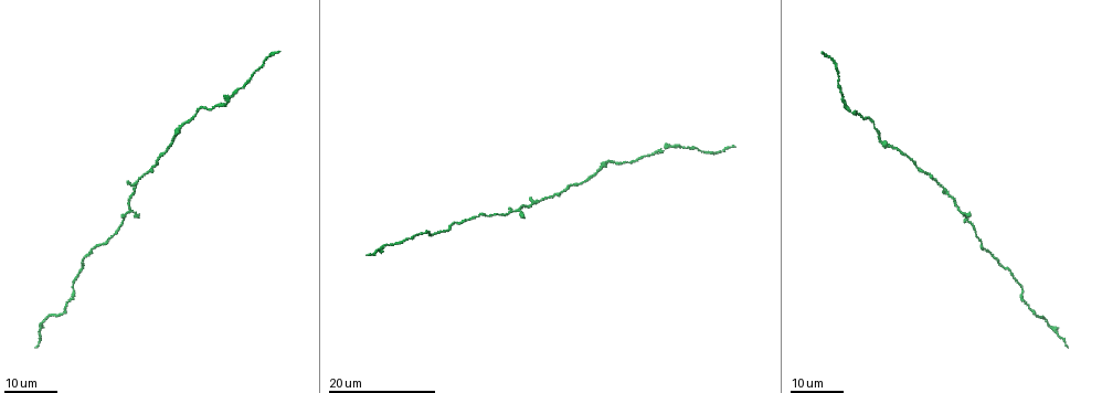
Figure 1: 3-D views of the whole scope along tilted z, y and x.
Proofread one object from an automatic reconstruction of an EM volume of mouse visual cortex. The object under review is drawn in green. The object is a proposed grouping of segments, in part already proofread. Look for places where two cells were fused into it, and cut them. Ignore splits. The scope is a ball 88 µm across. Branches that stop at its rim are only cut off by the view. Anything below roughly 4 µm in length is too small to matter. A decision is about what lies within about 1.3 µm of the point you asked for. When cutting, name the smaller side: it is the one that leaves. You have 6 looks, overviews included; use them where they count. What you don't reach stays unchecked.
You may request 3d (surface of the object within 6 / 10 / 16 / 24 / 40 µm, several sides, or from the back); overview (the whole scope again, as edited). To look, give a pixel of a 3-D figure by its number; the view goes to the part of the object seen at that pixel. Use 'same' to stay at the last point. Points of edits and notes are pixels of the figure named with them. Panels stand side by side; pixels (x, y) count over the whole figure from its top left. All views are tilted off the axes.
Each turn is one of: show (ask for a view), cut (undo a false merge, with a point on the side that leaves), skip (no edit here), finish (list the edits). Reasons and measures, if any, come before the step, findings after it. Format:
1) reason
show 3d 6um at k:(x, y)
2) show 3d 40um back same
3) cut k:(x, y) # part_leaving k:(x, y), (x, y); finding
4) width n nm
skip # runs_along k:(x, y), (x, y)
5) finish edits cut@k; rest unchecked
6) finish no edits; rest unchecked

show 3d 16um at 1:(1016, 282)

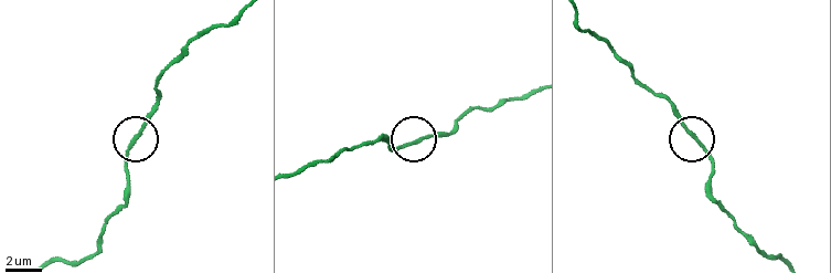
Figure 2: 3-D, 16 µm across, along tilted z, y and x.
show 3d 6um at 2:(417, 139)

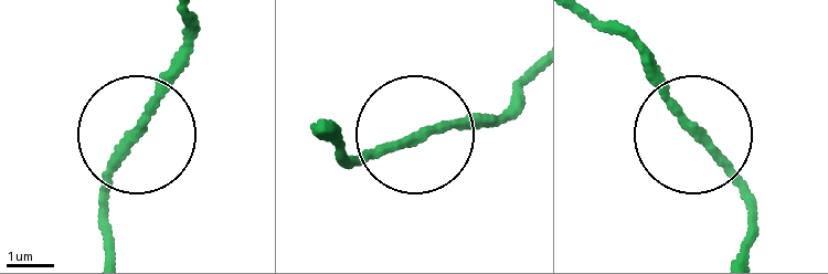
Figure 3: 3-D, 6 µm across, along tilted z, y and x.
show 3d 6um back at 3:(416, 136)

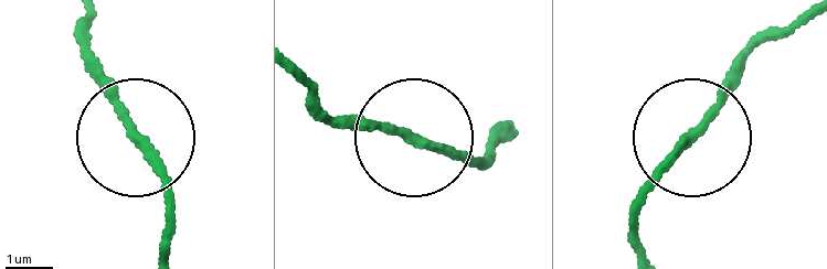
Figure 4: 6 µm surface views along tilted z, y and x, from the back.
skip # all the same cell

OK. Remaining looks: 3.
calibre changes
show 3d 24um at 1:(1024, 303)

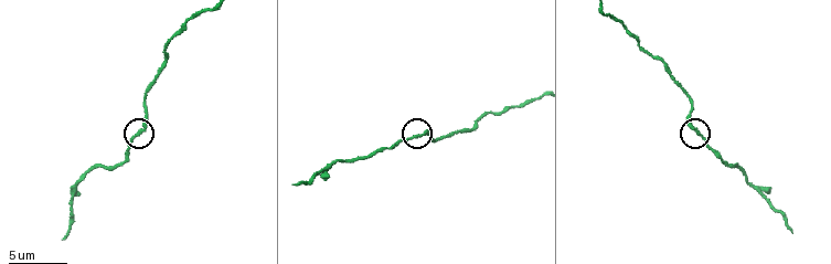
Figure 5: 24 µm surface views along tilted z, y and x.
show 3d 6um at 5:(417, 135)

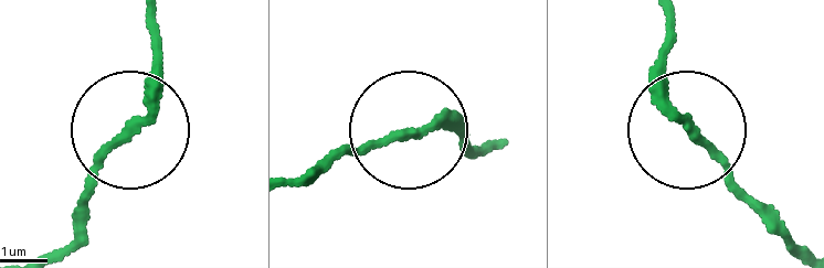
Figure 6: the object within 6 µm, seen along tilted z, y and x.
skip # runs_along 6:(666, 10), (677, 114), (785, 237); continuous, no second cell

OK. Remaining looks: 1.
finish no edits; rest unchecked

